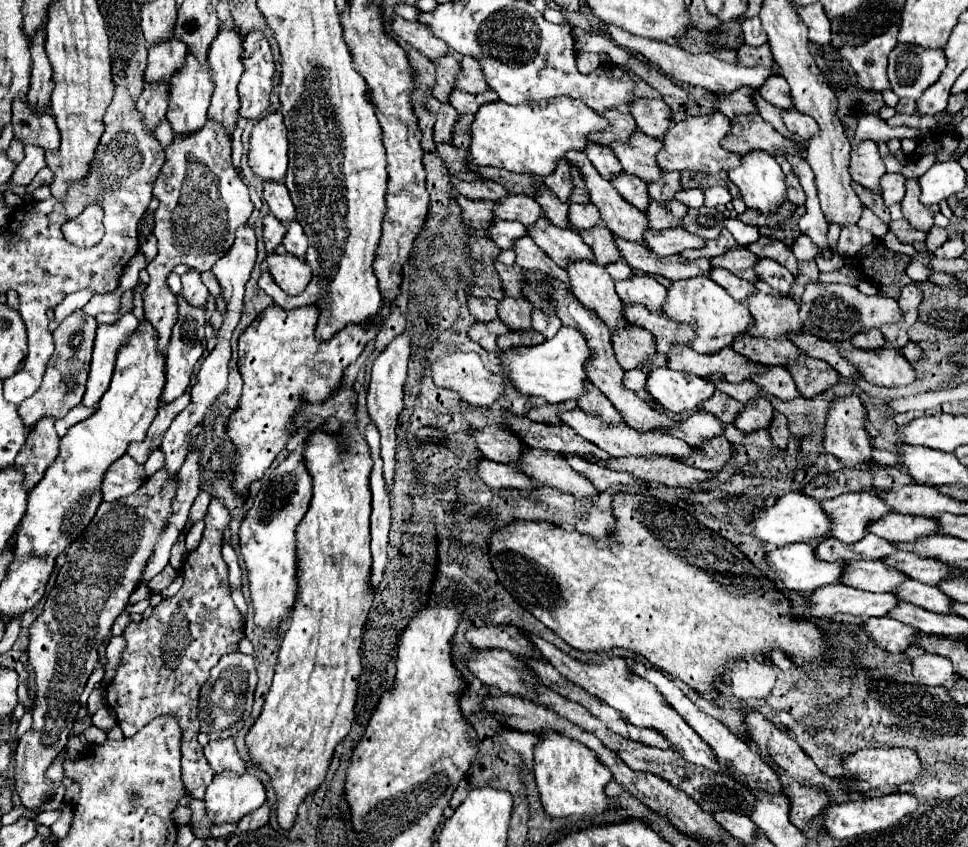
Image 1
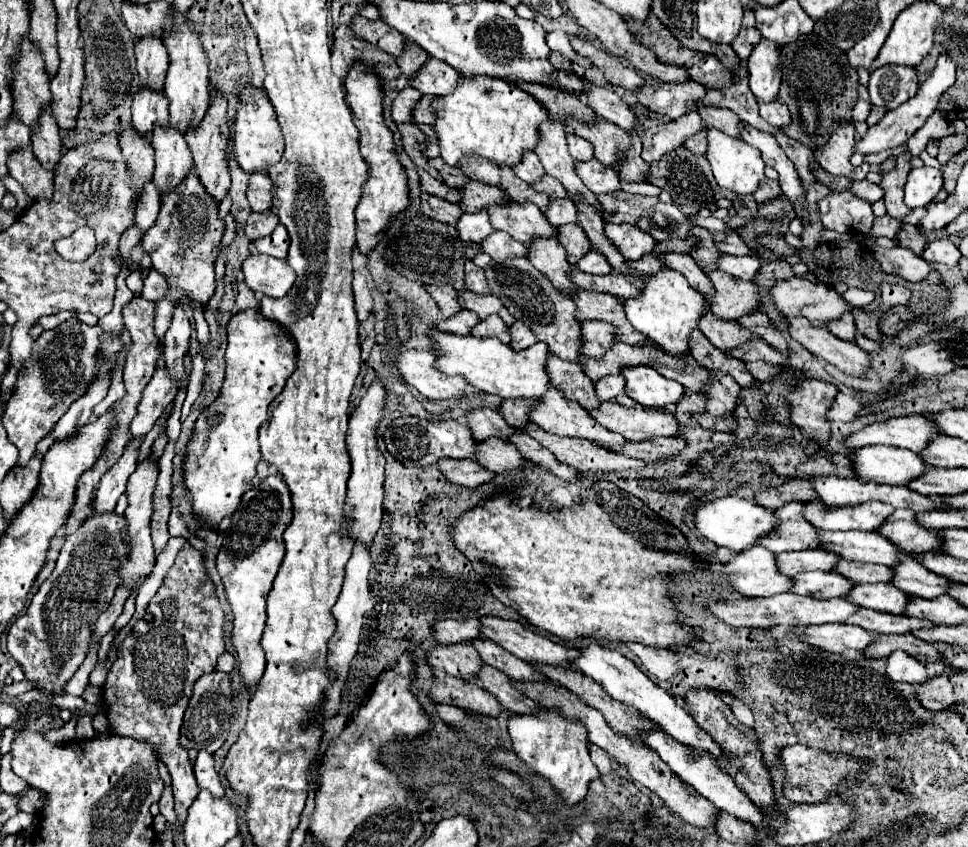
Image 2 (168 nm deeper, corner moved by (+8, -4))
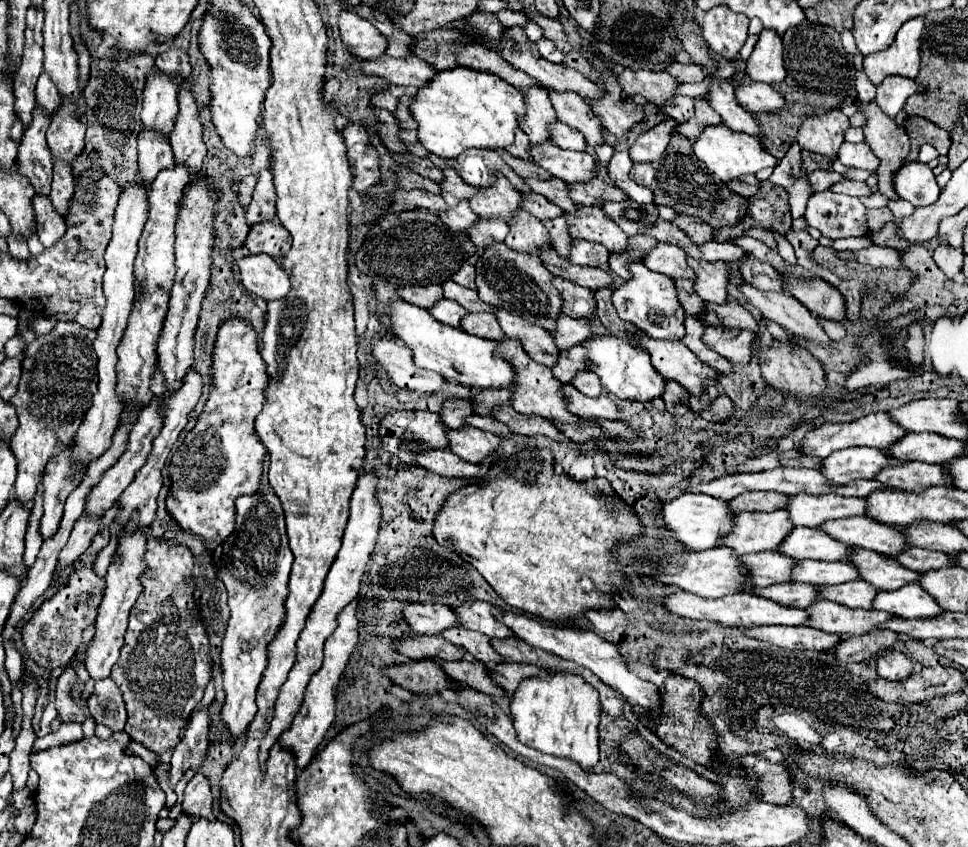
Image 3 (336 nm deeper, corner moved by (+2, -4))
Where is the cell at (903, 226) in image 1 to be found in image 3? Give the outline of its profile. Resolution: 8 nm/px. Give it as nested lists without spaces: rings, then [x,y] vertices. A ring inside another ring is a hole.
[[[887,206],[879,208],[879,210],[867,210],[867,224],[869,224],[871,232],[877,232],[885,222],[891,222],[891,220],[895,220],[895,216],[891,214],[891,210]]]

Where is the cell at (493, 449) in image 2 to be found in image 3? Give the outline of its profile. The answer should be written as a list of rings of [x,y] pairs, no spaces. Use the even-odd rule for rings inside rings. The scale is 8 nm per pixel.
[[[465,424],[465,428],[459,430],[447,430],[447,436],[449,450],[471,464],[479,464],[483,458],[489,456],[489,452],[493,452],[499,446],[499,438],[495,434],[483,432],[469,424]]]

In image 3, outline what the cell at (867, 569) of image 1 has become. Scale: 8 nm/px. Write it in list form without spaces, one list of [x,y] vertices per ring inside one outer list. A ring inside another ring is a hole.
[[[783,582],[767,588],[755,588],[753,594],[789,608],[807,608],[817,600],[817,588],[805,582]]]

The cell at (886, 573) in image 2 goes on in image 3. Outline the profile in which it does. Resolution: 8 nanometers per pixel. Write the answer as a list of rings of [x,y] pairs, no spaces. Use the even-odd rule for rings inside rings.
[[[801,560],[793,566],[791,580],[807,584],[843,584],[857,580],[859,574],[849,562],[823,562],[823,560]]]

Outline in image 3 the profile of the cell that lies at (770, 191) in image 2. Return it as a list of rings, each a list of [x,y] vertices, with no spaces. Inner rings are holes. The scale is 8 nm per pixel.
[[[743,176],[741,180],[729,182],[729,188],[733,188],[733,192],[737,192],[743,198],[751,198],[759,192],[759,180],[755,176]]]

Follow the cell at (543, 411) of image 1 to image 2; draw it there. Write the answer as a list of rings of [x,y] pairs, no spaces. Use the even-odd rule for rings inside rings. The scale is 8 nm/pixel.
[[[503,400],[499,412],[515,428],[525,428],[529,422],[529,412],[539,404],[539,400]]]

